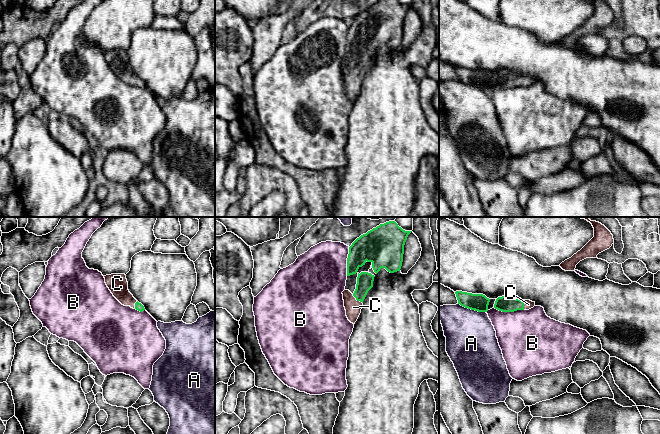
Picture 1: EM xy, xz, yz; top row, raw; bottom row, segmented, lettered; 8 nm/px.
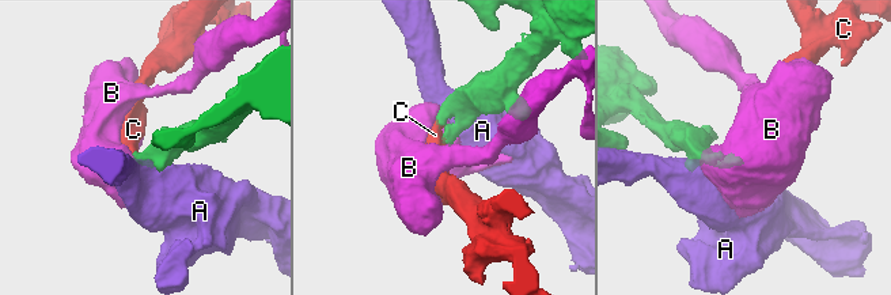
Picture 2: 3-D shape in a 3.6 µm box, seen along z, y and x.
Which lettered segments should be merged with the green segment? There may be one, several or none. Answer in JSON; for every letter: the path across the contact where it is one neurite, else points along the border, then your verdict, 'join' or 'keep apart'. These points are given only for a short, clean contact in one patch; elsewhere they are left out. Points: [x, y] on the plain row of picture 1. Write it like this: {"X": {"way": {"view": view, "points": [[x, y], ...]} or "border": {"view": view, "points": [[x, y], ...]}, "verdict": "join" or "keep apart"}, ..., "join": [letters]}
{"A": {"verdict": "keep apart"}, "B": {"verdict": "keep apart"}, "C": {"way": {"view": "xz", "points": [[365, 56], [357, 76], [353, 83]]}, "verdict": "join"}, "join": ["C"]}

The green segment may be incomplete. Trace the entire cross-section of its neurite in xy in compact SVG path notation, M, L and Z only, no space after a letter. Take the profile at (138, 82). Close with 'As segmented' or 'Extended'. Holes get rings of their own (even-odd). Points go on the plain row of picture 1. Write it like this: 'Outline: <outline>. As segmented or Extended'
Outline: M111 50L104 52L104 54L109 66L122 81L130 82L140 88L145 86L144 82L129 68L125 50Z. Extended

